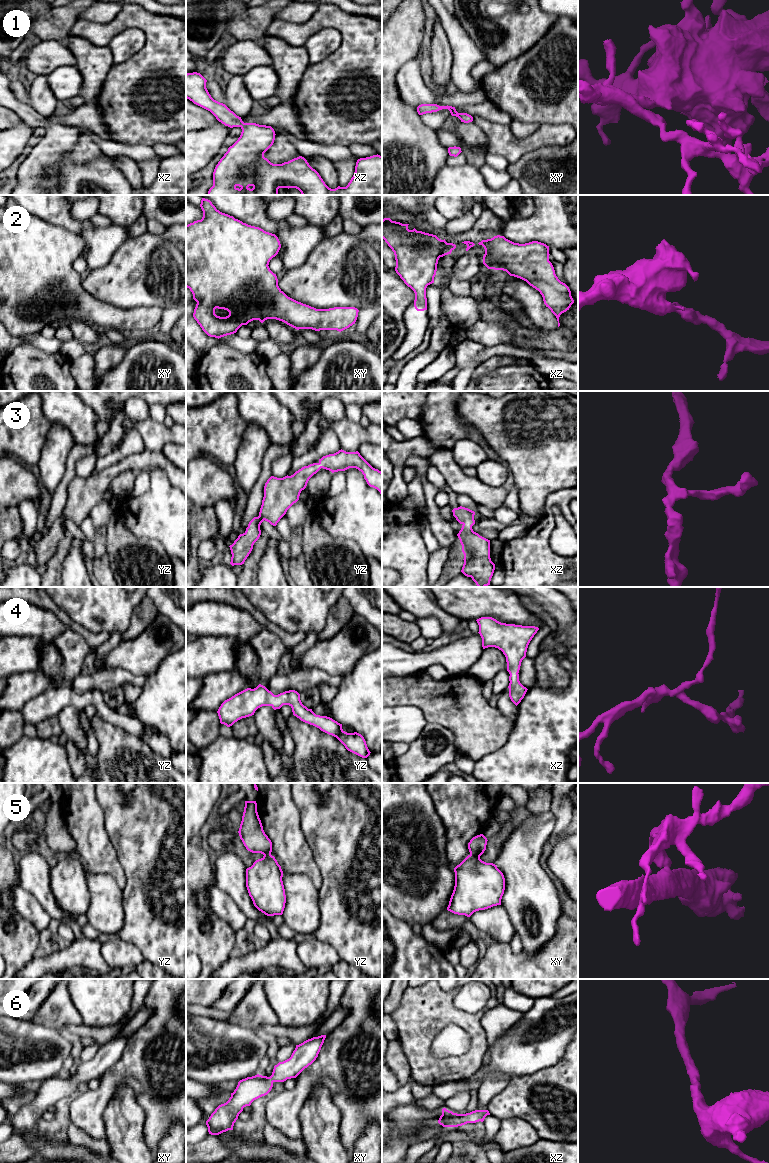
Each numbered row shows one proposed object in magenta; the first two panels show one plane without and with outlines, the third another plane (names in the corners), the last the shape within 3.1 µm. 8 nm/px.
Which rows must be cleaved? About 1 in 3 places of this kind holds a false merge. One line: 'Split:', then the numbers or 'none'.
Split: 5

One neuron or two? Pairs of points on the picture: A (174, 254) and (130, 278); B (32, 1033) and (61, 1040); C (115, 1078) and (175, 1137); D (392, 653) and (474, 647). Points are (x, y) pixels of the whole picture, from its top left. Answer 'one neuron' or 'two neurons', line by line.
A: one neuron
B: one neuron
C: two neurons
D: one neuron

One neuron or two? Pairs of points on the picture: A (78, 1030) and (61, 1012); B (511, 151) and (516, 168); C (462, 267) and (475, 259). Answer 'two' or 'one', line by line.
A: two
B: two
C: one

